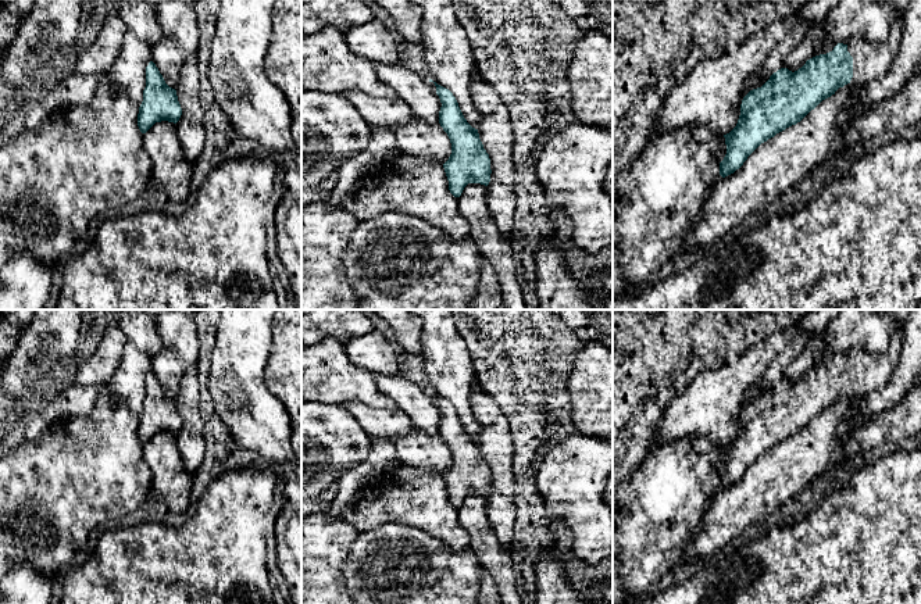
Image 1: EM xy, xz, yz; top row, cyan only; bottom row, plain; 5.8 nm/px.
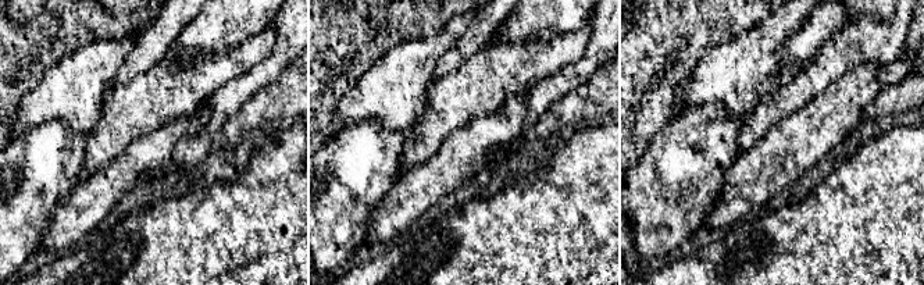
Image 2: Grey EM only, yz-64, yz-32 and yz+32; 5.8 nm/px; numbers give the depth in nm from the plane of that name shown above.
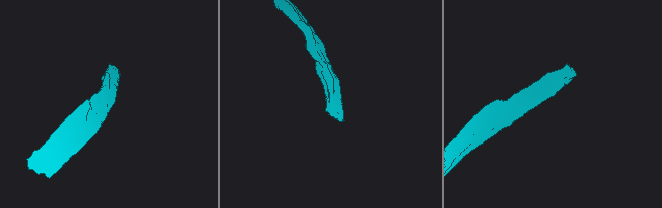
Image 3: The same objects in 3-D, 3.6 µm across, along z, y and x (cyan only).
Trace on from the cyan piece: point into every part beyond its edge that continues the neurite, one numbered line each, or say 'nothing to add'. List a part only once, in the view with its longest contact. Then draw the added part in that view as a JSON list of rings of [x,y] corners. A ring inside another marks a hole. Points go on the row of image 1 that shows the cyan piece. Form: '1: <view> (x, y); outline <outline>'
1: yz (871, 61); outline [[[904,12],[893,15],[890,33],[885,42],[870,43],[863,37],[849,40],[847,51],[853,57],[853,78],[843,87],[861,86],[889,72],[900,47],[903,19]]]

